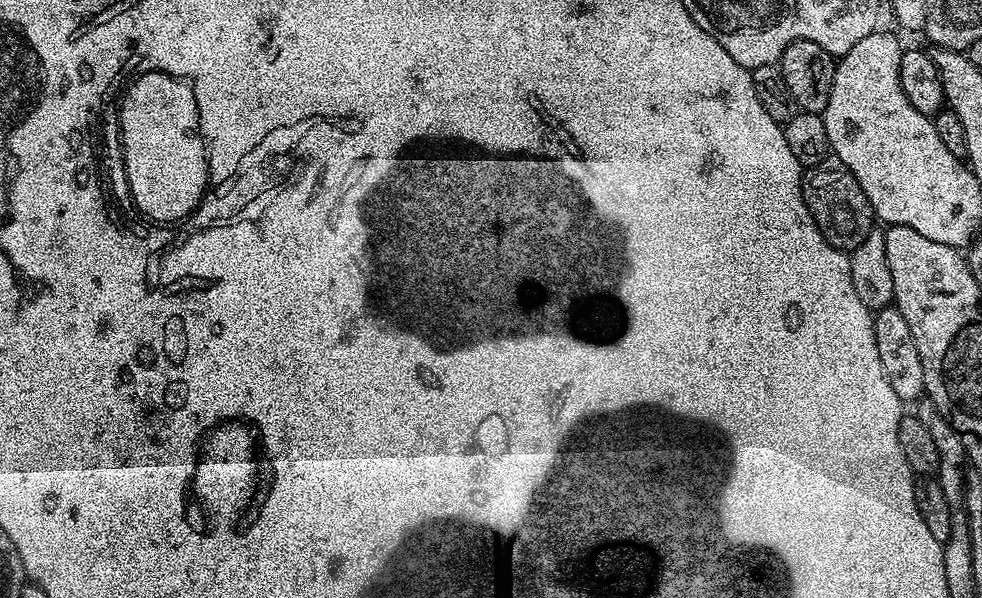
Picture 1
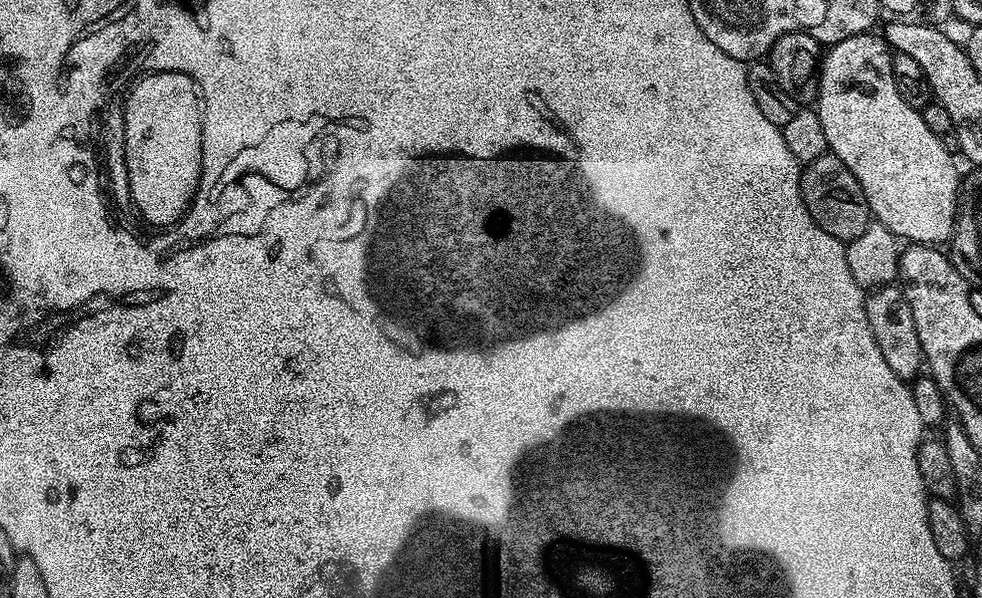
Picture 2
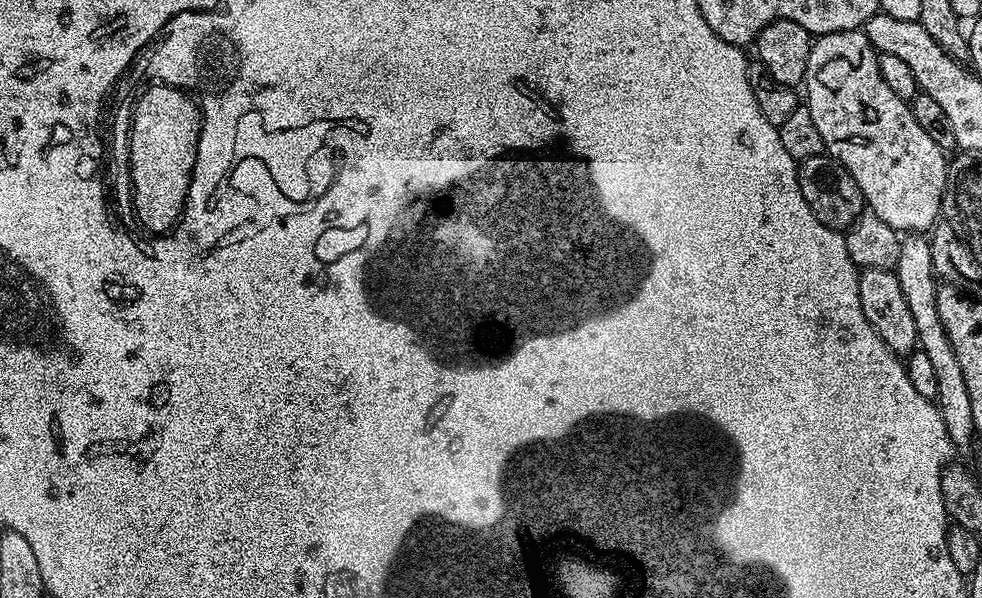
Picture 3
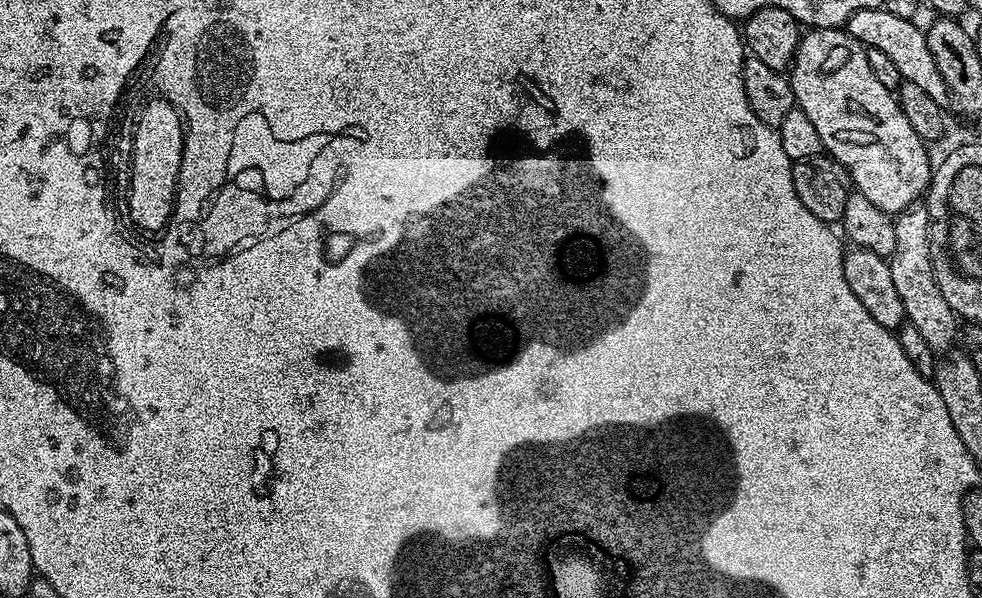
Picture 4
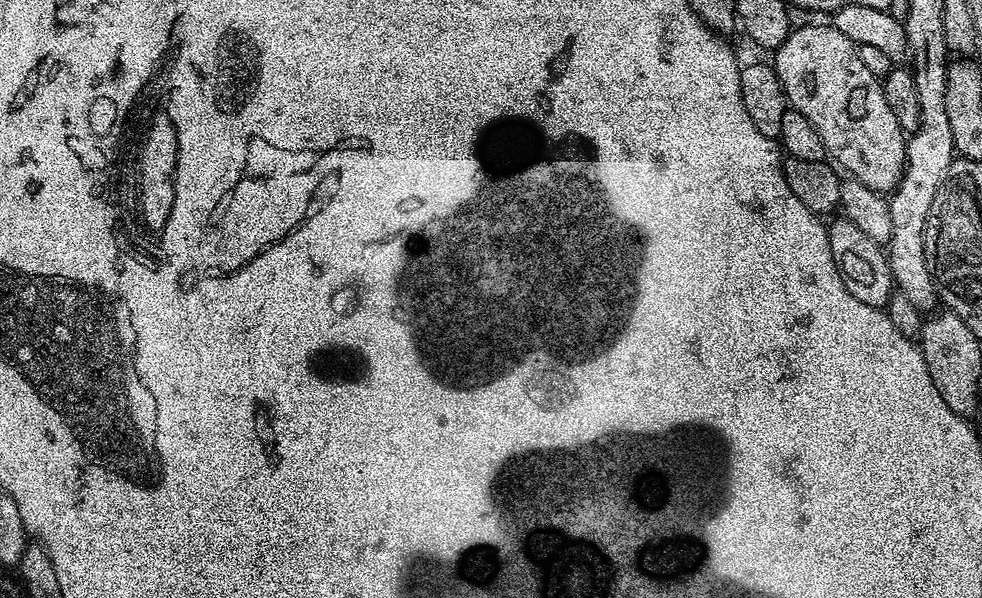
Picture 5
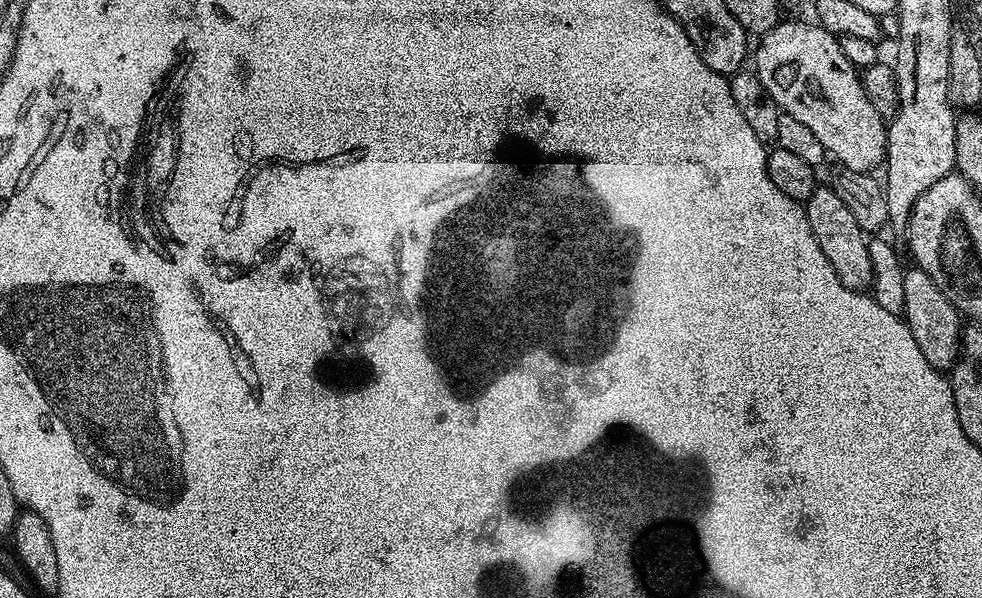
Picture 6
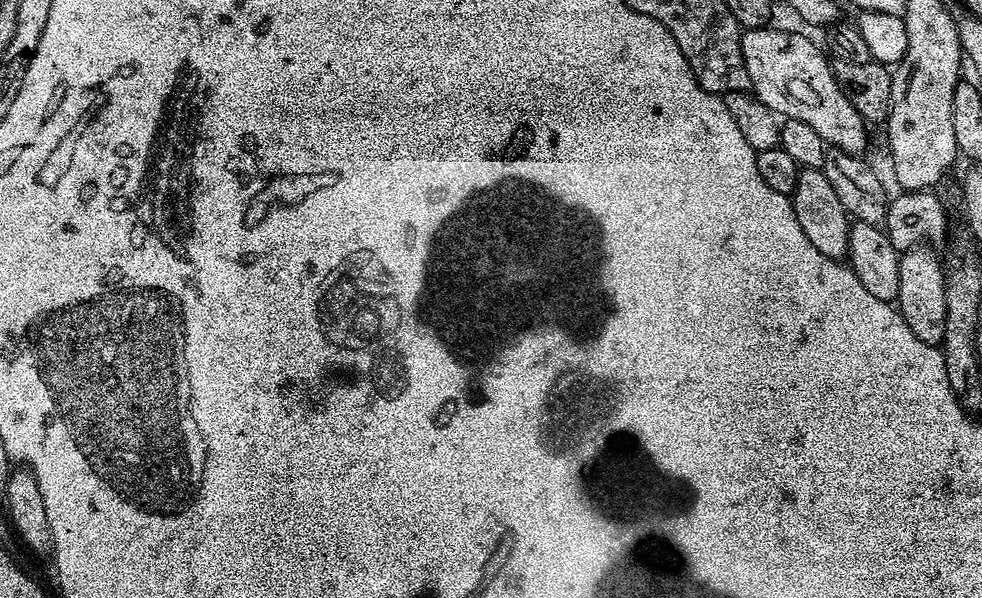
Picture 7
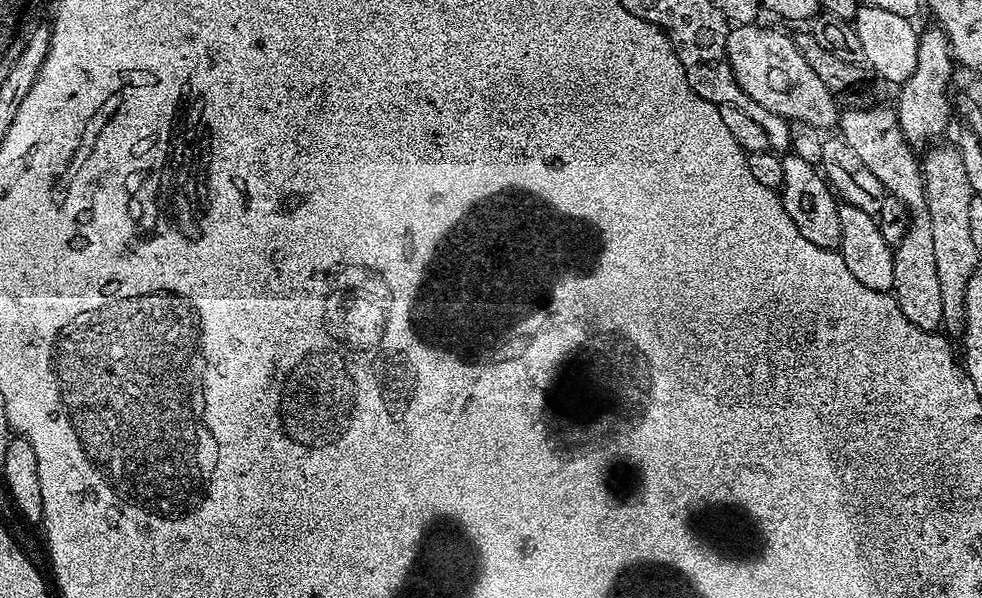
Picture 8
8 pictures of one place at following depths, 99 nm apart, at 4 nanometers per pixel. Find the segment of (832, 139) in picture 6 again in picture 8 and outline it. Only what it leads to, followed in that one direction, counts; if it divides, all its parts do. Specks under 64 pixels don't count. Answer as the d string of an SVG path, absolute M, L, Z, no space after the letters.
M759 23L738 24L728 33L727 58L738 86L758 106L776 112L791 122L806 122L821 130L838 120L838 101L822 86L822 78L810 70L810 62L802 58L795 39L776 28L760 28Z

